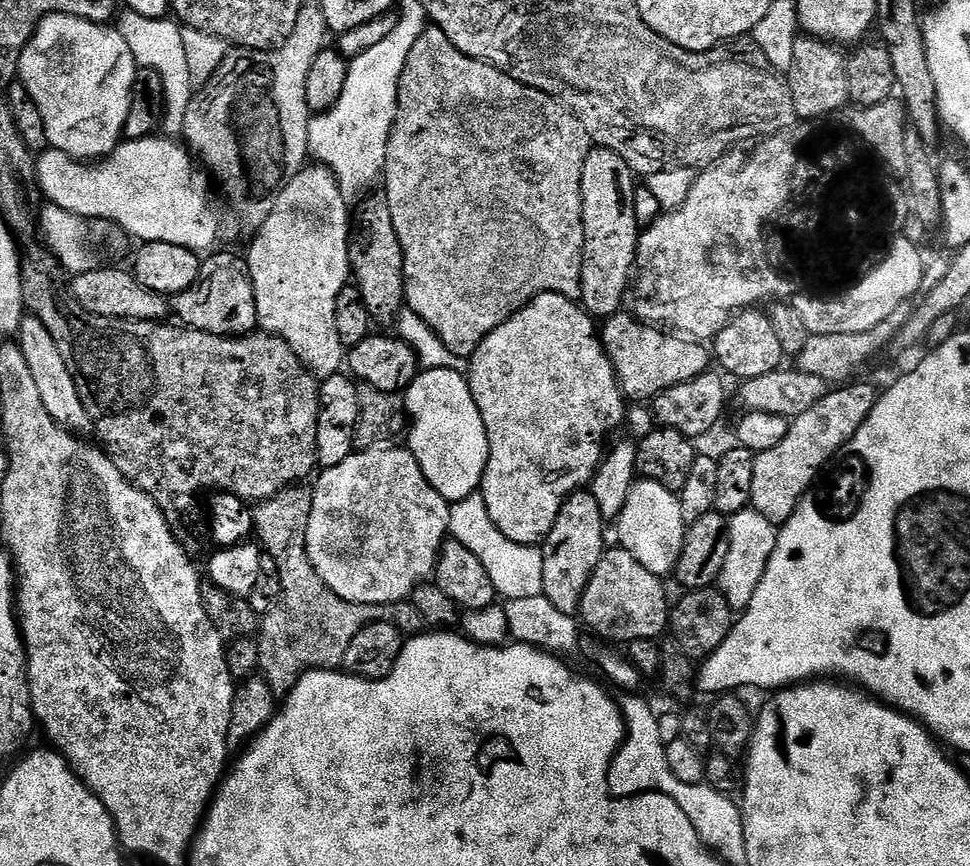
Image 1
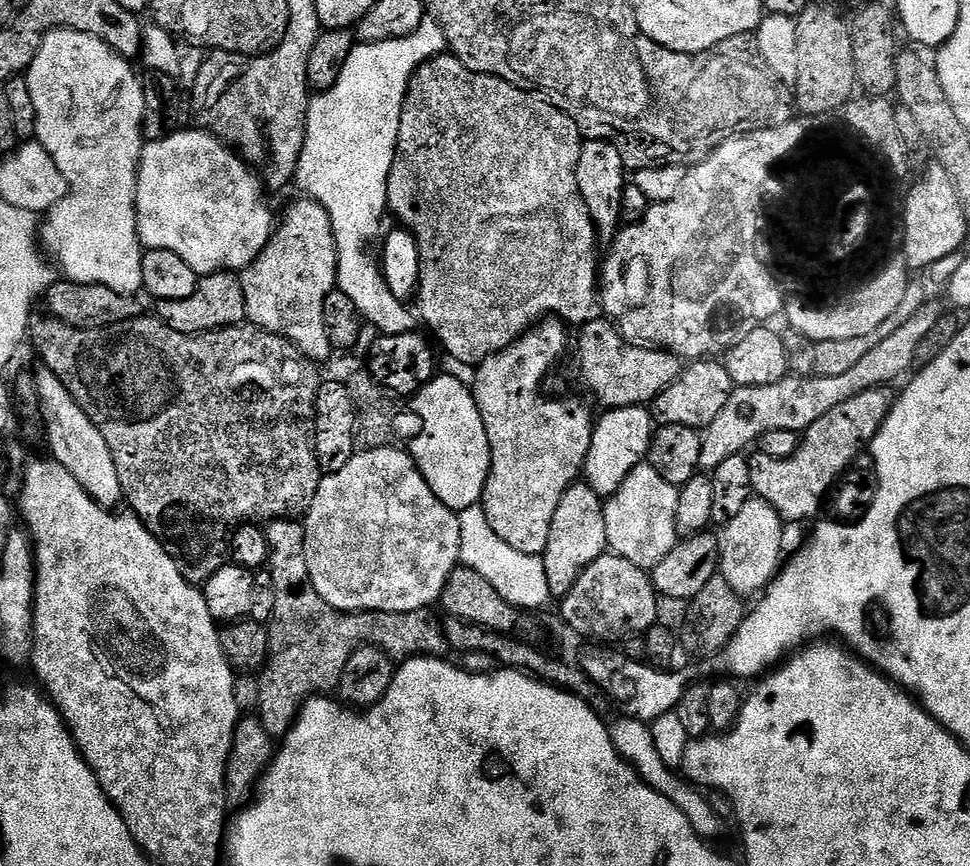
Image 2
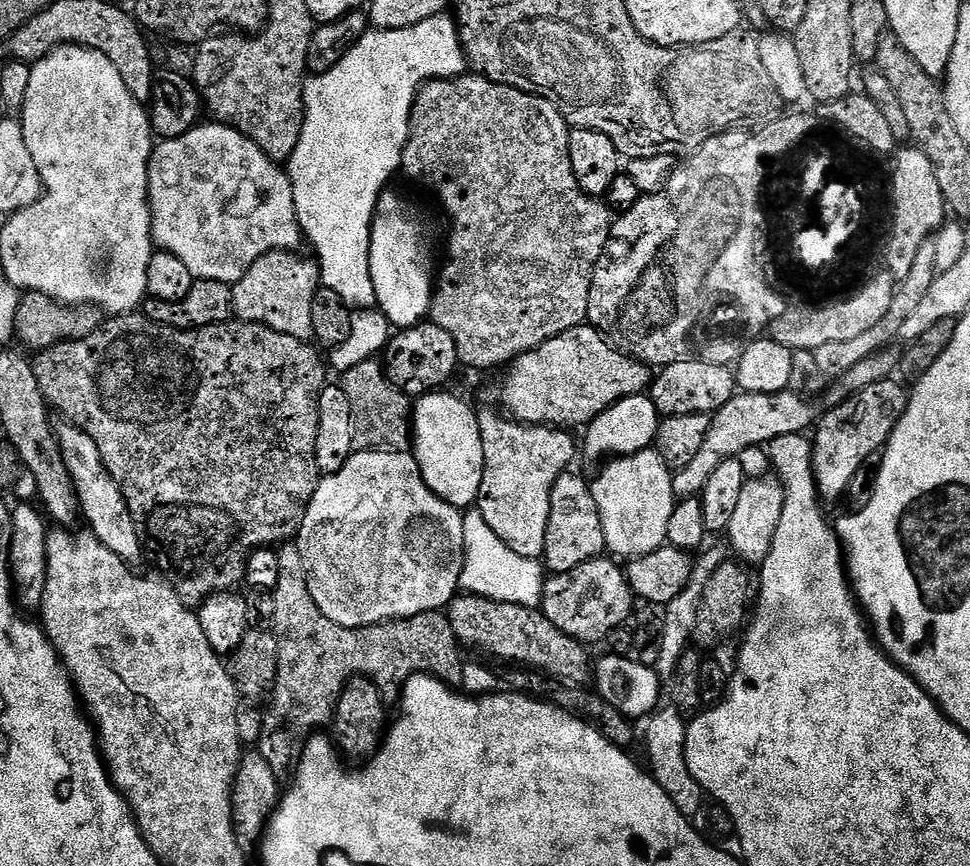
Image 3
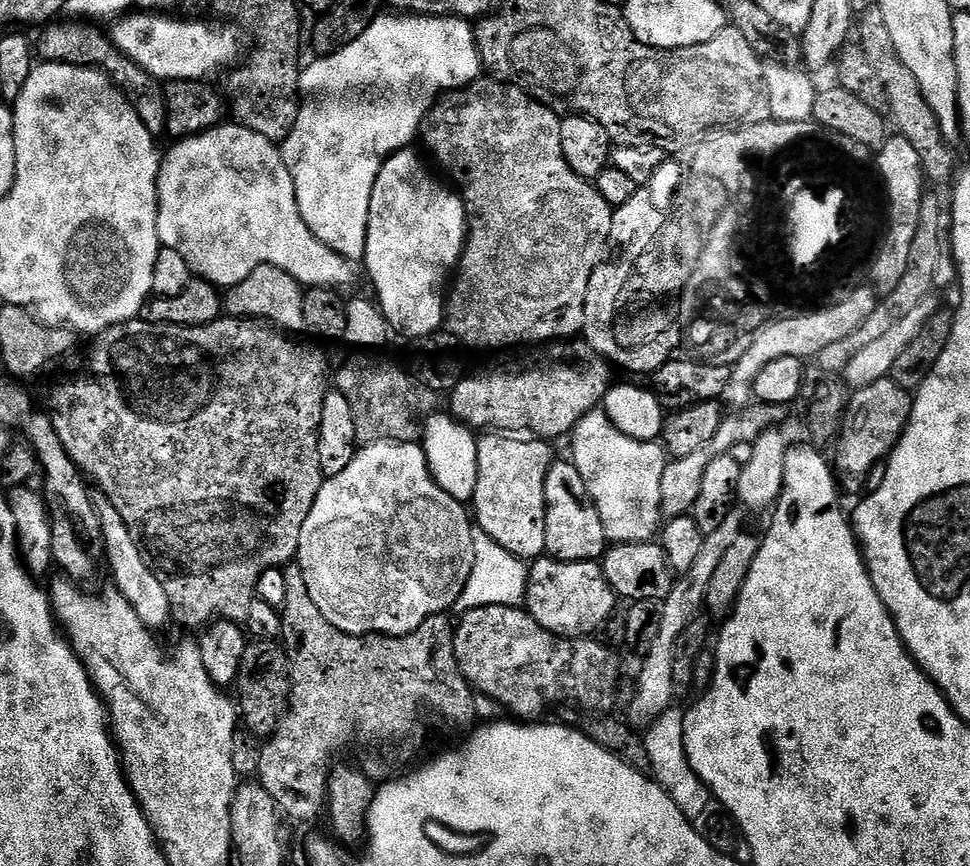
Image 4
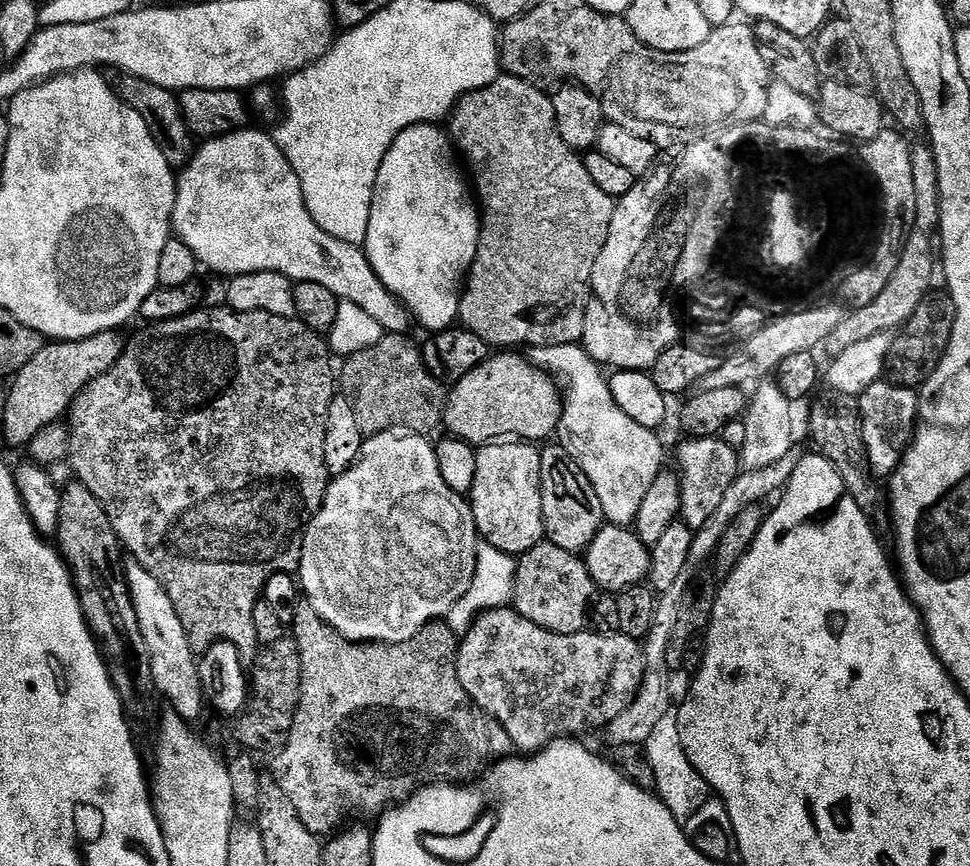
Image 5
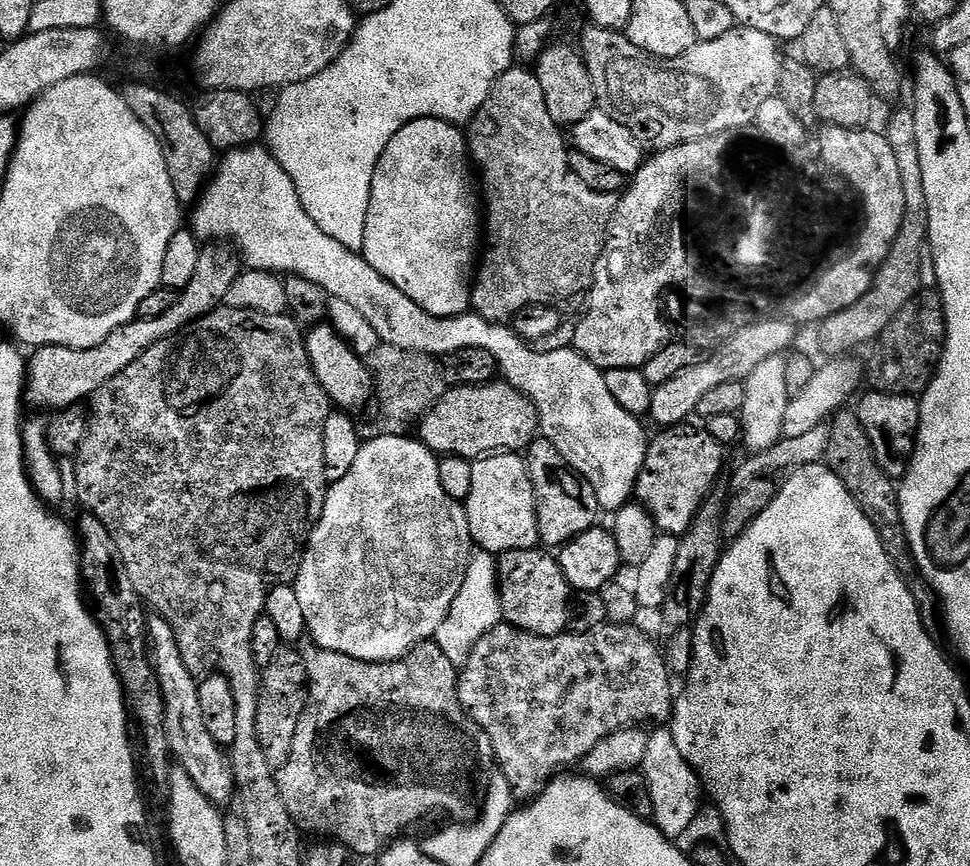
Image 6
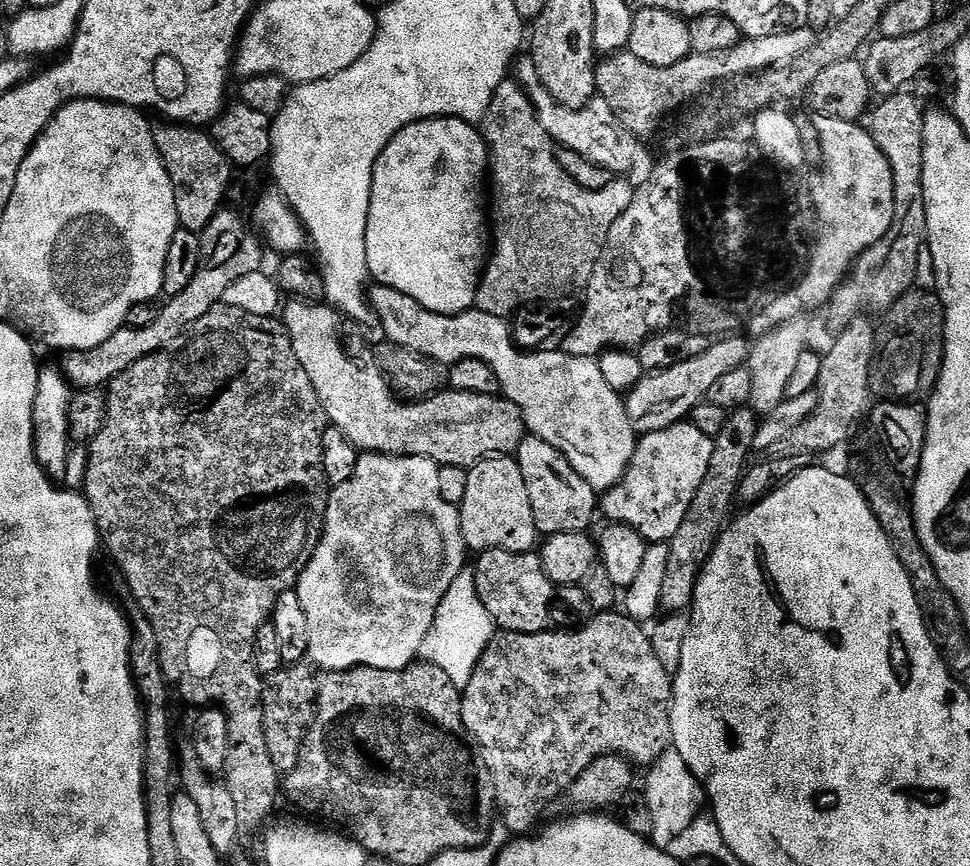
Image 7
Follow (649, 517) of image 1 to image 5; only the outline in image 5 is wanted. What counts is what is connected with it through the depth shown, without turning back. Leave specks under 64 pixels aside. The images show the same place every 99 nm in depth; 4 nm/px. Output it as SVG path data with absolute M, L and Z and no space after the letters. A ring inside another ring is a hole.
M579 343L532 348L530 359L536 367L551 375L562 393L564 409L560 425L555 430L555 435L560 436L559 447L564 448L566 454L570 454L570 458L578 462L582 474L590 478L590 486L594 486L594 494L598 494L598 502L602 502L605 521L609 524L635 525L638 509L645 501L646 493L649 492L650 486L654 486L654 478L658 478L665 467L664 448L656 437L659 435L651 428L638 426L634 418L623 412L622 406L618 406L614 394L611 393L609 377Z

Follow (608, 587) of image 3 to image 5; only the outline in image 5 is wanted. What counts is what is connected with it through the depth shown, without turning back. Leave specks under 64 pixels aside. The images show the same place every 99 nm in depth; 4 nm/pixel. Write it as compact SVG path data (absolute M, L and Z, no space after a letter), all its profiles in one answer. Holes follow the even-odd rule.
M542 542L516 560L512 604L522 618L530 618L530 622L534 622L534 626L542 626L542 630L550 630L554 634L585 631L597 595L596 583L590 578L583 559L570 550L562 550L562 546Z

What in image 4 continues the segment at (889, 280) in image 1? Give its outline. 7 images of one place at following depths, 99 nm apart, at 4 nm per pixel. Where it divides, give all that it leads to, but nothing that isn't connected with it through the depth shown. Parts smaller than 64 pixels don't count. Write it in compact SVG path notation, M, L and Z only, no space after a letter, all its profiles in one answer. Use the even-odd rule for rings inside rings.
M863 288L840 307L828 312L819 311L794 318L770 319L754 334L753 346L734 365L735 379L741 380L744 386L751 385L752 381L758 378L762 366L768 366L777 358L798 358L805 362L811 361L811 356L812 359L819 357L820 352L826 350L826 346L831 346L834 342L839 342L841 338L852 334L854 330L858 330L858 326L862 326L862 322L866 322L866 318L870 318L870 314L874 314L875 309L876 307L872 305L871 292Z

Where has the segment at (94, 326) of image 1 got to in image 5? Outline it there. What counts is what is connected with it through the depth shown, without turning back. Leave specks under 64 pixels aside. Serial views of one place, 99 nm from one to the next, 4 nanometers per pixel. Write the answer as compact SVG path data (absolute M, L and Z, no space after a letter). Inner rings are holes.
M201 307L189 316L177 320L162 320L149 323L141 332L127 337L118 362L102 378L90 382L78 394L66 413L70 446L68 455L72 475L98 502L110 518L123 551L131 559L154 574L158 582L174 602L178 618L186 629L190 646L203 650L220 640L229 640L244 658L255 657L258 651L254 634L254 606L263 597L268 579L276 572L288 572L300 567L304 531L324 505L330 477L326 470L326 418L324 404L338 395L338 376L332 372L333 357L327 339L321 333L310 330L299 318L289 318L265 312L236 312L233 308Z

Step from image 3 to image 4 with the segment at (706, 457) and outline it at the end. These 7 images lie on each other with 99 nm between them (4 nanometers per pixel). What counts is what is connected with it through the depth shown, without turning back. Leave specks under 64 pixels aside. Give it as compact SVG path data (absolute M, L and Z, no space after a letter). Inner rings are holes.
M752 402L749 408L741 412L729 411L724 417L722 426L714 433L714 438L697 450L694 454L686 454L686 458L672 458L665 463L662 470L662 510L661 517L673 520L679 516L689 515L692 507L698 502L698 494L702 494L702 478L706 478L706 468L710 462L719 456L731 453L734 446L752 444L762 433L775 429L776 424L784 416L785 409L778 404L761 404Z

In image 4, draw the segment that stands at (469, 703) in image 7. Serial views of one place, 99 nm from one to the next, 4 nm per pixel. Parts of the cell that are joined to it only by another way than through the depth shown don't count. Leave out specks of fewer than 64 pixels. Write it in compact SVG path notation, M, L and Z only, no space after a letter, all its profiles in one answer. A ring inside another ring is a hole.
M495 604L494 606L478 606L474 610L463 613L455 621L454 627L456 633L454 634L454 654L458 658L458 666L460 673L468 680L469 685L481 697L489 696L492 700L497 700L502 707L505 708L505 713L511 714L513 717L519 718L524 722L536 722L541 719L540 716L547 708L552 708L555 704L577 704L578 707L584 708L585 713L590 712L604 712L612 704L612 699L616 696L616 691L620 688L620 660L616 657L617 649L609 646L607 643L601 642L599 644L596 638L569 638L567 636L555 636L553 632L547 632L542 626L538 626L538 622L530 613L523 607L513 606L511 604Z

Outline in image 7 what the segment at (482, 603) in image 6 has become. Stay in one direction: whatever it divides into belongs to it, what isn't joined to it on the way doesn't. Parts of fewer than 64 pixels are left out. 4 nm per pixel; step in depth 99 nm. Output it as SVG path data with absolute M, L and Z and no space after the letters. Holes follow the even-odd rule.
M465 570L454 578L450 590L446 590L446 598L442 598L438 606L434 626L430 626L430 634L426 634L426 642L422 642L420 647L419 659L438 666L438 670L446 670L450 682L463 690L470 682L486 646L497 632L495 622L478 598L475 571Z

